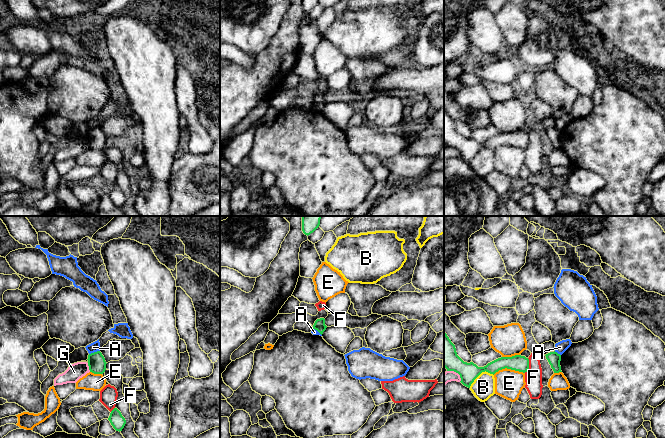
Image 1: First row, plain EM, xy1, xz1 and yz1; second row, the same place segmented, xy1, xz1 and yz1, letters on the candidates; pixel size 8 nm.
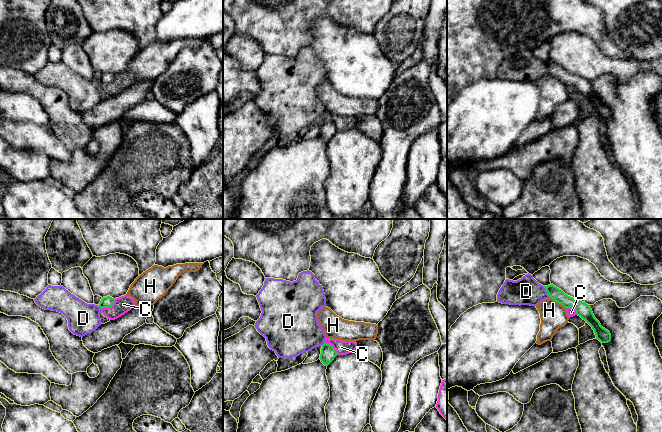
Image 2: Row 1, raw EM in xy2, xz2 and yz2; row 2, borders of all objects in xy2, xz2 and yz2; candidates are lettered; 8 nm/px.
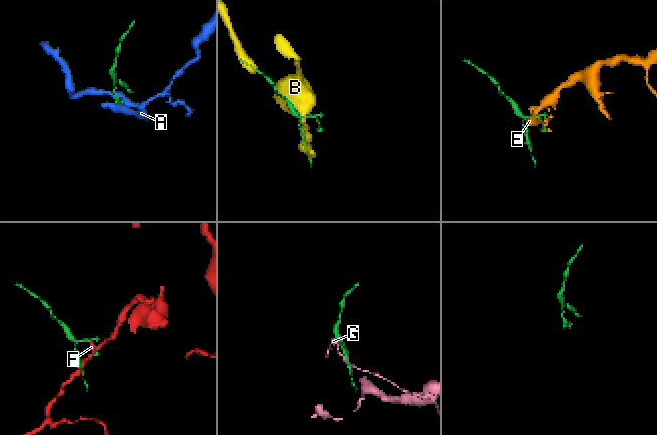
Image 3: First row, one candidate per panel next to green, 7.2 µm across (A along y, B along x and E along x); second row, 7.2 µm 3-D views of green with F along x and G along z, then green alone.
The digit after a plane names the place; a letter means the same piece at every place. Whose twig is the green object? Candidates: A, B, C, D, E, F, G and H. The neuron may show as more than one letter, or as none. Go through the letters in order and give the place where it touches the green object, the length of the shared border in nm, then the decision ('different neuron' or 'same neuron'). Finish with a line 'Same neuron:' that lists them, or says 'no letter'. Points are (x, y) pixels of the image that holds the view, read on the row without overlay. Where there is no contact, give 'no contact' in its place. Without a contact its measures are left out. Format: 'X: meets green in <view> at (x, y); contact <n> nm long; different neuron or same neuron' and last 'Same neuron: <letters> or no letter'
A: meets green in xy1 at (94, 128); contact 90 nm long; different neuron
B: meets green in yz1 at (480, 149); contact 220 nm long; different neuron
C: meets green in xy2 at (108, 83); contact 150 nm long; different neuron
D: meets green in yz2 at (547, 68); contact 110 nm long; different neuron
E: meets green in yz1 at (508, 144); contact 260 nm long; different neuron
F: meets green in yz1 at (528, 141); contact 120 nm long; different neuron
G: meets green in xy1 at (89, 143); contact 80 nm long; different neuron
H: meets green in yz2 at (558, 78); contact 160 nm long; different neuron
Same neuron: no letter

